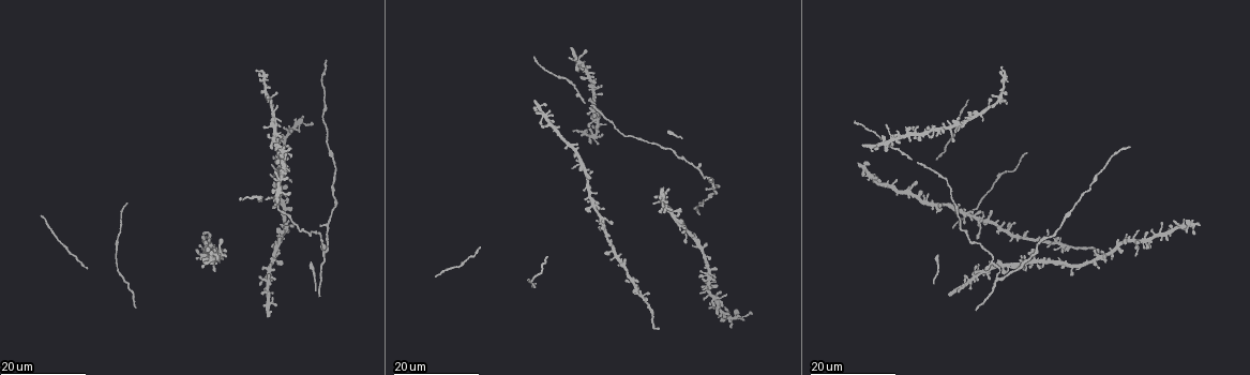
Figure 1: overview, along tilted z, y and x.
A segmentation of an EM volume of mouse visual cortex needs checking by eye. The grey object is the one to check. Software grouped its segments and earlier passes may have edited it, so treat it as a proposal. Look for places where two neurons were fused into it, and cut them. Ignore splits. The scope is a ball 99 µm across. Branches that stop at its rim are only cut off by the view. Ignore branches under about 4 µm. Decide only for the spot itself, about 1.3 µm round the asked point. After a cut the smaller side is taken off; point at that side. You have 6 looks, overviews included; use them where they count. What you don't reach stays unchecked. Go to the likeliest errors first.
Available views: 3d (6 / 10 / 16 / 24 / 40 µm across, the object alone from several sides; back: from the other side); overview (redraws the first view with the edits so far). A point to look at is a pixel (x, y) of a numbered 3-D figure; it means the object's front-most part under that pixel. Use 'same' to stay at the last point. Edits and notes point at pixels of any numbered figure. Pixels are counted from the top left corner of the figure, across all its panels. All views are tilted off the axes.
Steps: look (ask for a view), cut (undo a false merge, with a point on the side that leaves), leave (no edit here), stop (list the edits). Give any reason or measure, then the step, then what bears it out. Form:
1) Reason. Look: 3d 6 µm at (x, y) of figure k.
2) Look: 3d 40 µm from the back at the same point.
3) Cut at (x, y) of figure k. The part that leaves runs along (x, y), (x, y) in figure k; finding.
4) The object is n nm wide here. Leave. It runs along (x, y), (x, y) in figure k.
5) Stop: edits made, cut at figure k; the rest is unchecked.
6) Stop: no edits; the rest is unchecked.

Three-way junction. Look: 3d 24 µm at (1191, 226) of figure 1.

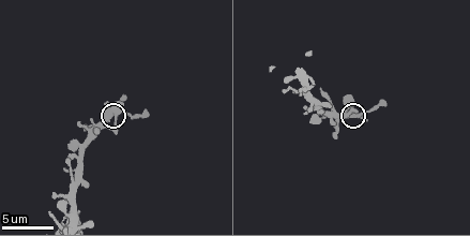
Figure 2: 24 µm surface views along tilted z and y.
Look: 3d 6 µm at (354, 114) of figure 2.

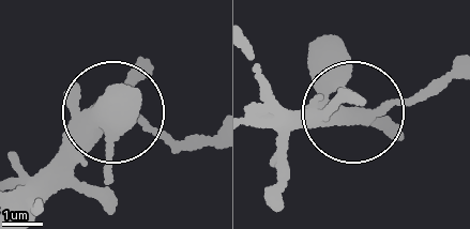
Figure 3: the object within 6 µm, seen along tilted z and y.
Leave. It runs along (281, 104), (361, 111), (430, 86) in figure 3; continuous, no second neuron.

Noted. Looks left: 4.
Two arms in line, one across. Look: 3d 16 µm at (1000, 280) of figure 1.

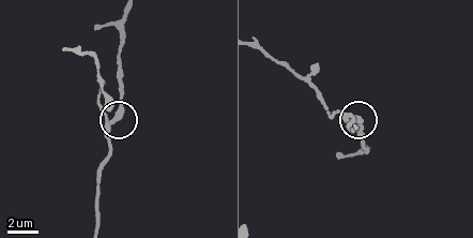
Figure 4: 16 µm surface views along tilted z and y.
Closer look. Look: 3d 10 µm at (113, 121) of figure 4.

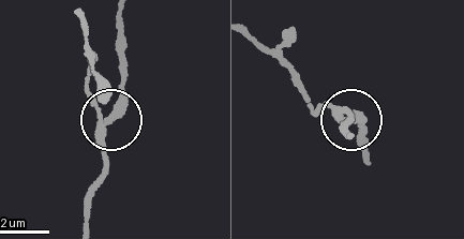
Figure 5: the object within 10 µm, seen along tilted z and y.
Leave. It runs along (314, 113), (328, 106), (362, 131) in figure 5; one neuron here.

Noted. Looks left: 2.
Four or more arms meet. Look: 3d 16 µm at (267, 280) of figure 1.

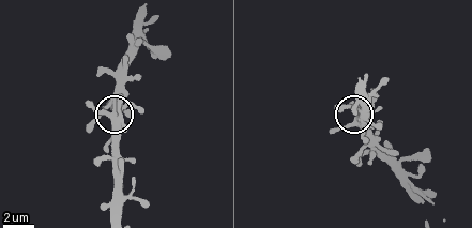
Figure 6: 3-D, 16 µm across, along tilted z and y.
Look: 3d 6 µm at (111, 119) of figure 6.

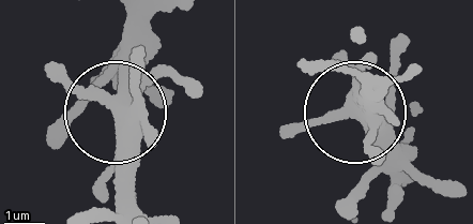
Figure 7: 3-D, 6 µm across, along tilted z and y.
Leave. All the same neuron.

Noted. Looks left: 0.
Stop: no edits; the rest is unchecked.

